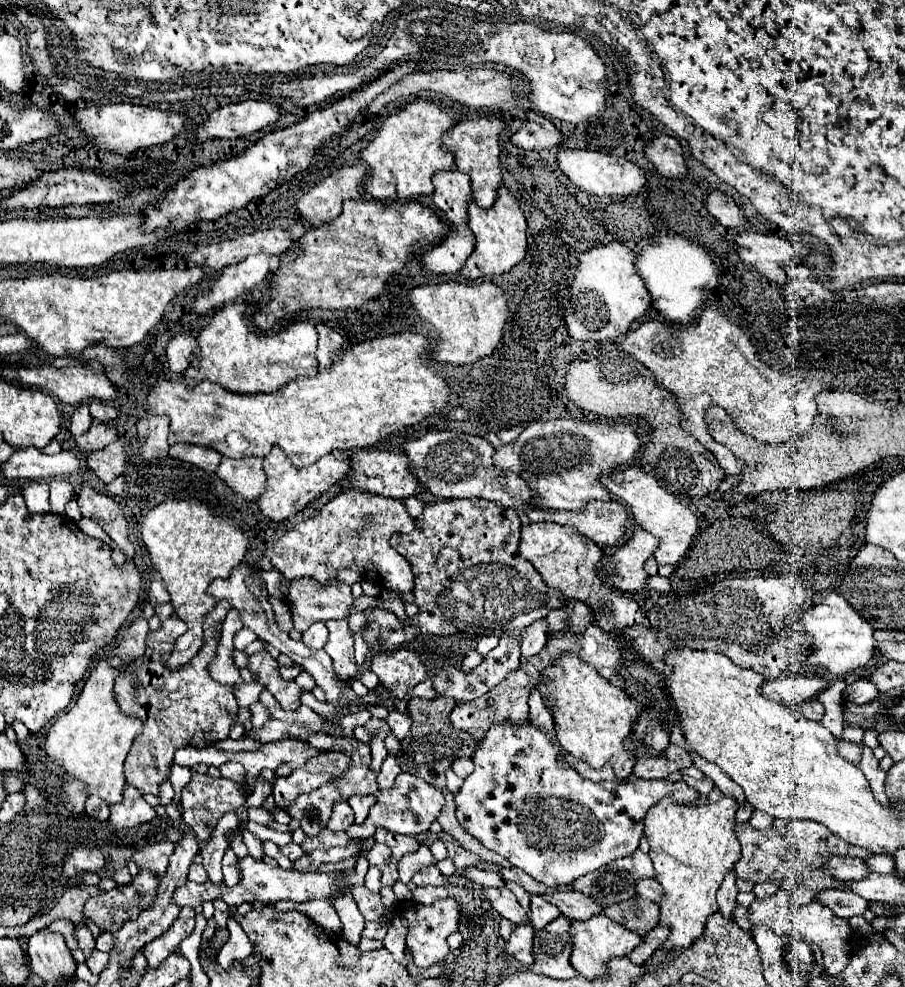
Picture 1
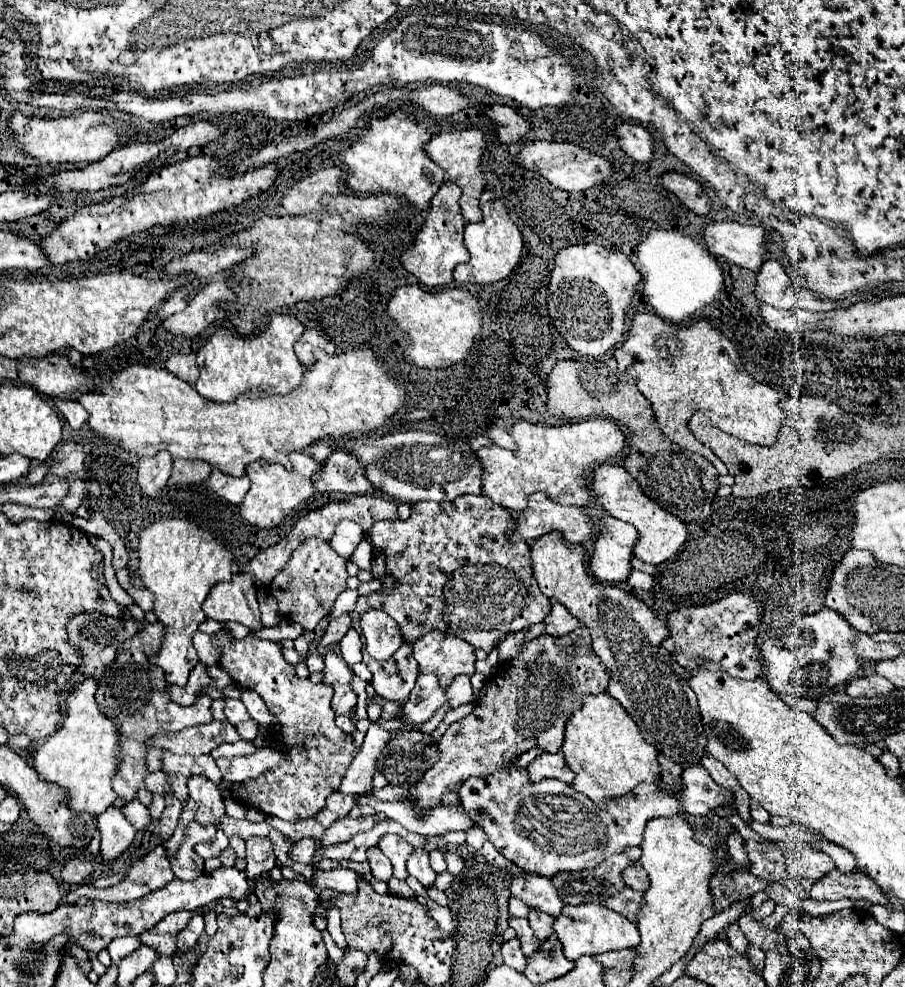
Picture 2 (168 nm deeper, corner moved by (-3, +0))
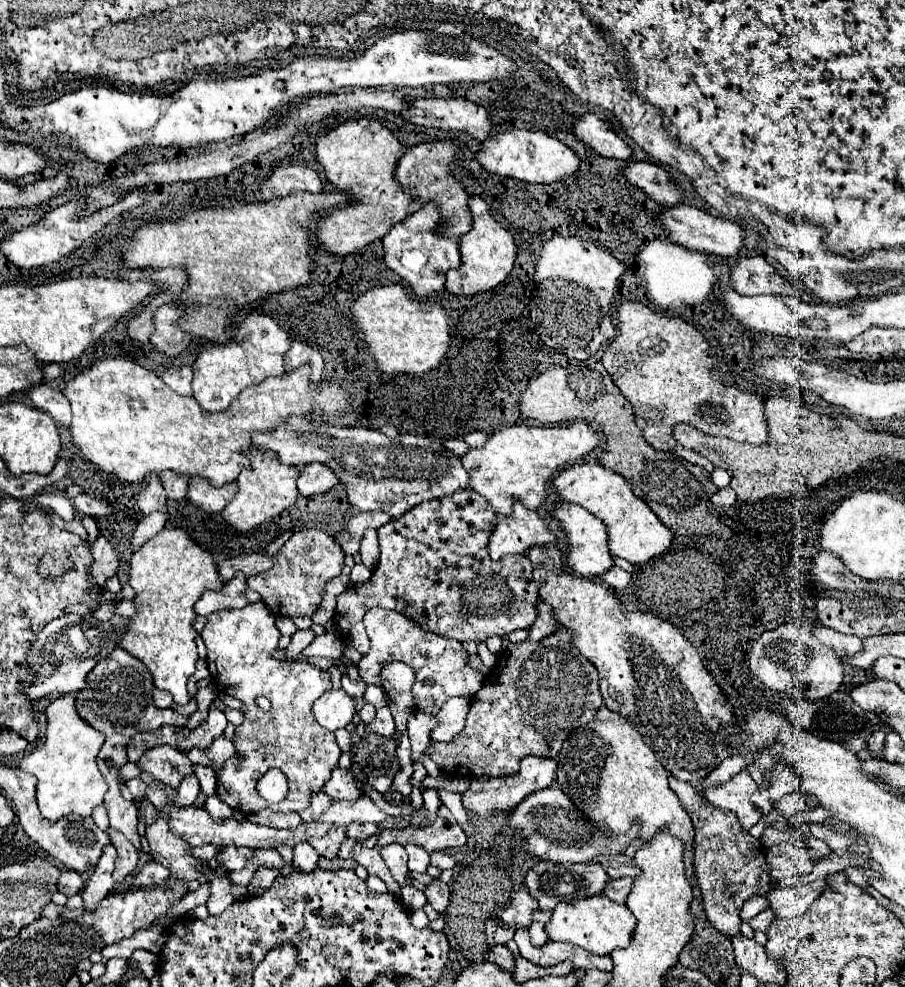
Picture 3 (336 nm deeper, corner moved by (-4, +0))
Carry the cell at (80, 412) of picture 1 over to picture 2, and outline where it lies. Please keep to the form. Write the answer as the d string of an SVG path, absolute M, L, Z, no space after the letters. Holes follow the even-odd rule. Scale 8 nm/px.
M60 401L58 409L64 413L72 429L80 429L88 419L88 411L84 411L84 407L78 401Z

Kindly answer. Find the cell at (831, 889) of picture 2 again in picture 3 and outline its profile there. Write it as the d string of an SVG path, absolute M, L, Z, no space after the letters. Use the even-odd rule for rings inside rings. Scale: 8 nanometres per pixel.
M811 881L801 887L787 887L787 889L771 889L767 895L769 909L775 911L777 917L799 917L809 909L809 903L817 899L825 889L825 881Z

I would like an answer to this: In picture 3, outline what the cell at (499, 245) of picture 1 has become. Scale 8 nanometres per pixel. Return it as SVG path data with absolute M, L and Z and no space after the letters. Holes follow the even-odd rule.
M471 197L467 205L473 217L473 227L467 235L459 239L459 251L461 251L459 269L447 273L445 291L451 295L477 295L497 287L511 273L517 255L517 247L511 233L493 219L487 203L481 197Z

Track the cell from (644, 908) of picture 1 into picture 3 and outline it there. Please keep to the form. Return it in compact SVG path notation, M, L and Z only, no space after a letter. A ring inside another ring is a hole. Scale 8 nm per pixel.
M623 877L623 879L615 879L615 881L609 879L609 883L605 885L605 891L603 891L603 893L605 893L611 901L625 903L625 899L627 899L627 895L629 895L629 891L631 891L631 883L633 883L631 877Z

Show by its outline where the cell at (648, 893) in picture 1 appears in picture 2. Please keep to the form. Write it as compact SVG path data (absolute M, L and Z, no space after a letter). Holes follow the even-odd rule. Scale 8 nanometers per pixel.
M640 863L628 867L622 877L624 877L626 885L632 887L634 891L642 891L642 893L644 893L644 891L648 889L648 875L646 875L644 867L640 867Z

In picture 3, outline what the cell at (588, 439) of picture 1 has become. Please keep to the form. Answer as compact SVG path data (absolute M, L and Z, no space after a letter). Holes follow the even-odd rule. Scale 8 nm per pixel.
M585 421L563 425L563 427L549 427L549 429L547 427L509 427L505 429L505 433L499 431L499 437L487 439L483 449L471 449L469 453L465 453L461 457L461 463L469 473L469 487L477 491L481 497L485 497L497 515L511 515L513 499L521 499L525 507L543 505L547 499L547 483L553 479L553 475L569 467L575 459L593 451L597 443L599 443L597 433Z

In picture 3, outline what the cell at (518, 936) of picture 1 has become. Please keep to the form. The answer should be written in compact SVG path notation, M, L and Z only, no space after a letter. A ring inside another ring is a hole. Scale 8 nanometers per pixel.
M495 945L491 951L489 951L489 955L487 955L487 959L491 961L491 963L497 963L503 971L513 971L513 955L511 955L511 951L507 949L507 945Z

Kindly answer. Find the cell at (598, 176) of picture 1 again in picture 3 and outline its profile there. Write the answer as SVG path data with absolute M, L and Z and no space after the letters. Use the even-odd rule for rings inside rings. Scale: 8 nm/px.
M513 129L489 135L489 139L481 143L481 149L477 151L475 159L489 173L545 185L555 183L559 179L567 179L579 169L579 157L567 145L563 145L555 137L545 135L543 131L527 131L527 129Z

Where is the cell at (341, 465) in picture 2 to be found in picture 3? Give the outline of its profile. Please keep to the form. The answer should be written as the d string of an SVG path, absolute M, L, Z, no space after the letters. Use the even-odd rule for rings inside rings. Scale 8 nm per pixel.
M321 463L305 465L299 471L299 479L297 479L299 493L305 495L305 497L315 495L315 493L325 493L331 487L335 487L337 483L339 483L339 479L335 477L335 473L329 467L321 465Z

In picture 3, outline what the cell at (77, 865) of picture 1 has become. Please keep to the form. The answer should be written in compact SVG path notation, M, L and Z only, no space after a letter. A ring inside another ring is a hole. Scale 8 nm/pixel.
M65 871L65 873L61 873L59 883L57 883L57 889L59 889L61 893L65 893L67 897L77 895L83 887L85 887L85 881L83 881L83 877L81 877L79 873L75 873L75 871Z

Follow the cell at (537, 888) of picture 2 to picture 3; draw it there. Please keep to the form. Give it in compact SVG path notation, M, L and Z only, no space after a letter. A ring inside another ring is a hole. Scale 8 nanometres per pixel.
M523 887L521 891L515 893L511 905L501 913L501 921L499 927L509 927L513 931L521 929L521 927L529 927L531 923L531 913L537 911L539 905L537 901L527 893L527 889Z

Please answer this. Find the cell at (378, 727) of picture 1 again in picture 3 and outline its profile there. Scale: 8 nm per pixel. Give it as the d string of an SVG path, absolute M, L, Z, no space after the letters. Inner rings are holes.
M339 767L333 769L331 779L325 783L325 787L321 791L325 795L329 795L331 799L353 801L353 799L361 797L361 789L359 789L359 783L353 777L353 773L347 771L347 769L339 769Z

